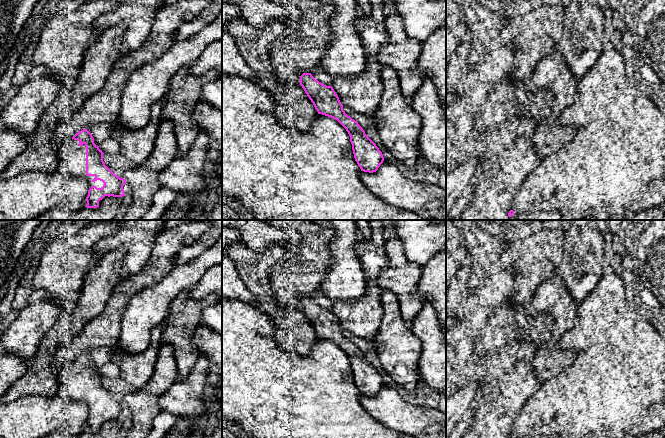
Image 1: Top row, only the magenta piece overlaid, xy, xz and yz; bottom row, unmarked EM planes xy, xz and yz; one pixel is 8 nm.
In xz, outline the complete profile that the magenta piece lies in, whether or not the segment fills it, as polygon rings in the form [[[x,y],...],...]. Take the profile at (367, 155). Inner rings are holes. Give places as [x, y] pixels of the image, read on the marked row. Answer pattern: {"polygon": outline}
{"polygon": [[[320,67],[312,73],[303,73],[300,85],[313,103],[318,114],[337,120],[348,132],[355,161],[361,171],[373,173],[384,161],[382,152],[365,134],[357,121],[343,110],[338,95],[332,87],[333,77]]]}

